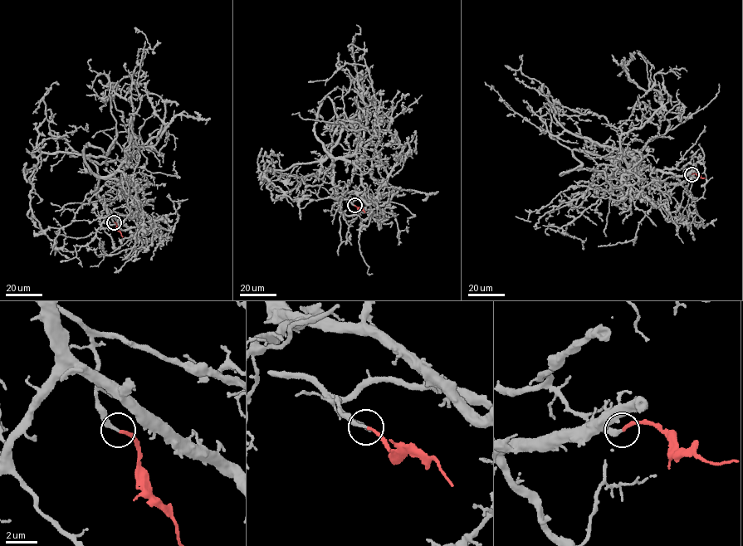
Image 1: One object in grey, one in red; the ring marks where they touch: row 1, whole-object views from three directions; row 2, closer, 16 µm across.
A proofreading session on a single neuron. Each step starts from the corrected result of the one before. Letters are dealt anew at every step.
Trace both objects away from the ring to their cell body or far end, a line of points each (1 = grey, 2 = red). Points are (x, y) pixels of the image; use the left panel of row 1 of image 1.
1: (114, 221), (96, 192), (129, 141), (134, 109), (110, 83), (143, 64), (149, 44), (134, 28)
2: (114, 221), (122, 236)

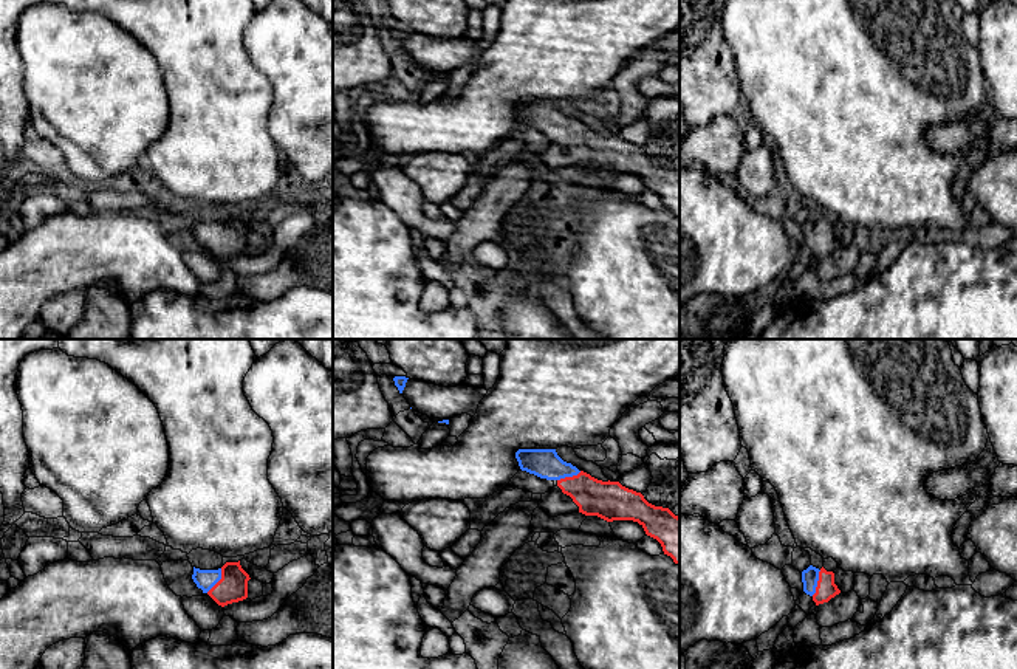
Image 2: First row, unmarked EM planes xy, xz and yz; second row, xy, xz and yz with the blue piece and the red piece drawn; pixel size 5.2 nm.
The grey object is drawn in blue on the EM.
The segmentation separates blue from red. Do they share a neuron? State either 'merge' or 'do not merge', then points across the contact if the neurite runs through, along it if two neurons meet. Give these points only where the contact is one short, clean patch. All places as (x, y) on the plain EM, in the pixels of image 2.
merge; way yz (810, 229), (816, 236), (827, 242)

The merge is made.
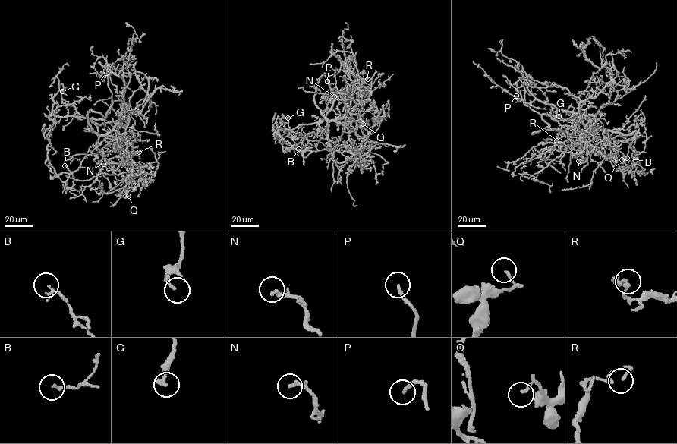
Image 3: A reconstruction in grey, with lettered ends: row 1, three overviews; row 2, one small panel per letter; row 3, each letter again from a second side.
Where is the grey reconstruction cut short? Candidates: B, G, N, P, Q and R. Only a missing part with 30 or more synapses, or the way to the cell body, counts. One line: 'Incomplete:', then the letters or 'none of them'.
Incomplete: P

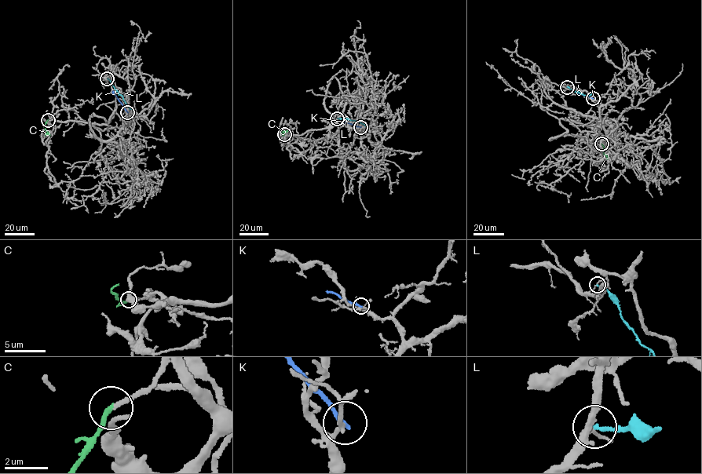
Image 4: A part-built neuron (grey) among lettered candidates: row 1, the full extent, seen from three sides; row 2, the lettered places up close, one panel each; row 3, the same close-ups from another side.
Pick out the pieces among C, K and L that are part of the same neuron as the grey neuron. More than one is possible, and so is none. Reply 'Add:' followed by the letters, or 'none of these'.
Add: C

